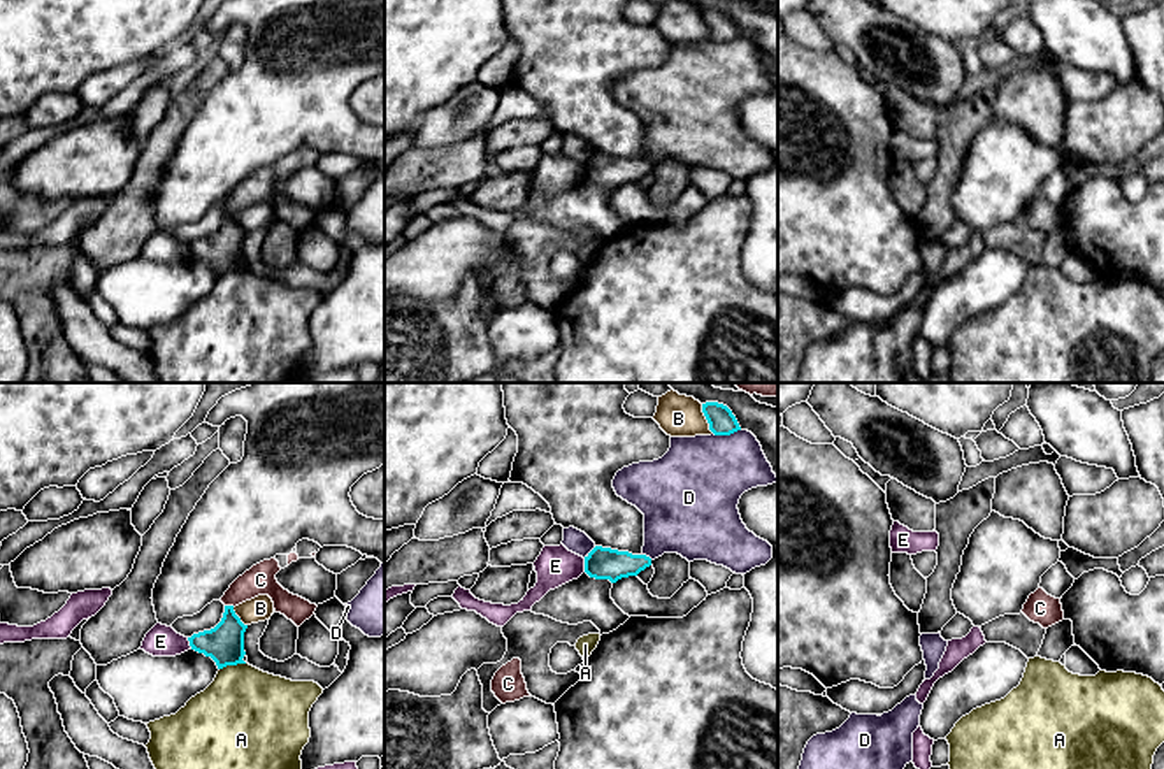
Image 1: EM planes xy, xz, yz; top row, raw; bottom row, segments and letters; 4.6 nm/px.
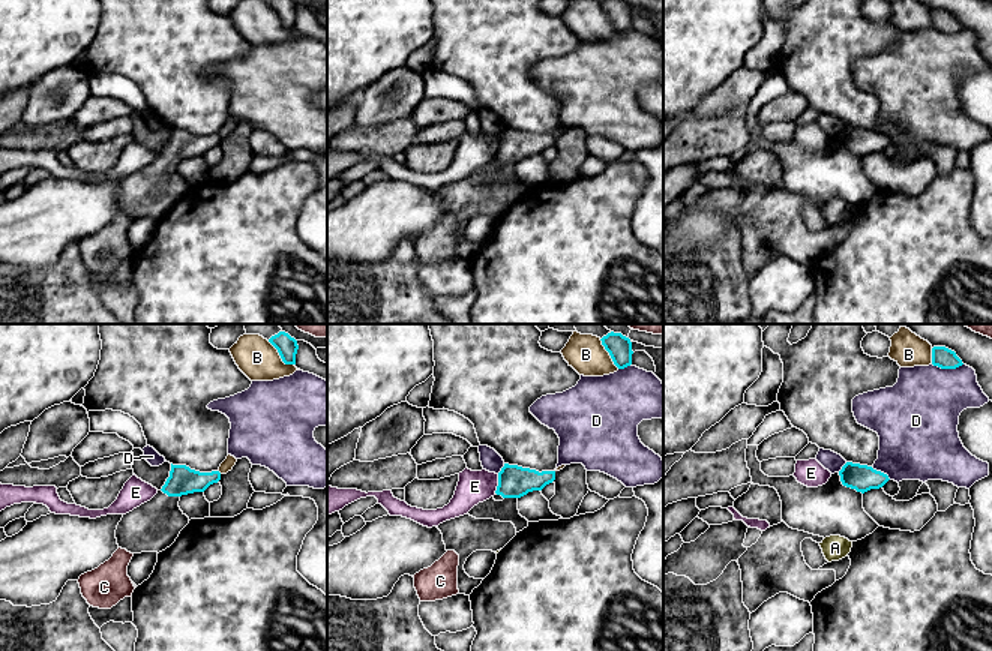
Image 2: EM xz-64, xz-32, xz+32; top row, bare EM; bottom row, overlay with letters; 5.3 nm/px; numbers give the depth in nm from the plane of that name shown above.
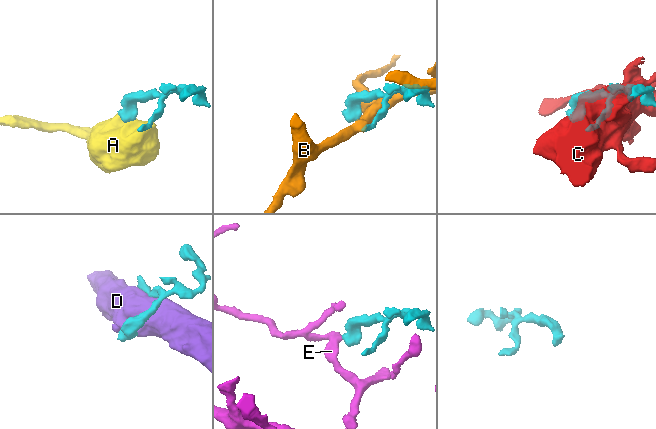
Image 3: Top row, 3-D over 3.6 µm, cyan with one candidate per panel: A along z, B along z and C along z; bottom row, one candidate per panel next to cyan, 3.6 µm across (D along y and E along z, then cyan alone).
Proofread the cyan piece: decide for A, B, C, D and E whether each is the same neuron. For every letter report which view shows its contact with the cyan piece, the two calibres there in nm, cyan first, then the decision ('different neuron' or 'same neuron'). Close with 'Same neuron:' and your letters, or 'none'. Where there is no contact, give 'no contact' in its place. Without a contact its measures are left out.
A: xy | 180/440 nm | different neuron
B: xz | 120/190 nm | different neuron
C: xy | 180/140 nm | different neuron
D: xz | 120/400 nm | different neuron
E: xz | 140/180 nm | different neuron
Same neuron: none

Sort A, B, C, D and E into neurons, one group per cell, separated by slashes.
A / B / C / D / E

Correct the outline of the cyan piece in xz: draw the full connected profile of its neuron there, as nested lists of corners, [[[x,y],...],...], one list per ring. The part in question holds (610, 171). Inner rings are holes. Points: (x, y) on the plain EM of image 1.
[[[595,153],[585,163],[585,179],[590,184],[609,186],[611,190],[616,190],[622,184],[637,183],[650,172],[651,165],[646,162],[632,162],[629,158],[602,153]]]

